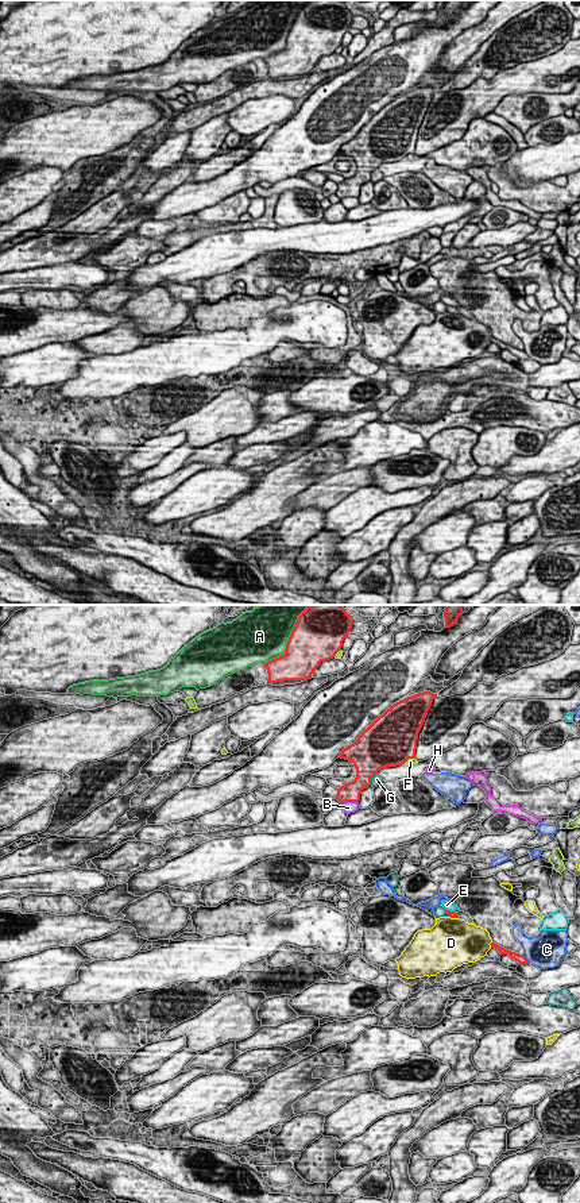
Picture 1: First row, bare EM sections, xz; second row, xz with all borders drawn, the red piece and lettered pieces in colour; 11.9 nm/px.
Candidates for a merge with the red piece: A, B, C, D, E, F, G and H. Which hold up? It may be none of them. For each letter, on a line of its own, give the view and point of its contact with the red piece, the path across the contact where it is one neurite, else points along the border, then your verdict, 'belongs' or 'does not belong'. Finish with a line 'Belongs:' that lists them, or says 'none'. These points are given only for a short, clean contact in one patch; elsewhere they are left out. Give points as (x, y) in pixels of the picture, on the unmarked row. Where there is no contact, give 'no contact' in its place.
A: xz (289, 33) | does not belong
B: xz (350, 196) | does not belong
C: xz (525, 353) | does not belong
D: xz (490, 339) | does not belong
E: xz (452, 307) | does not belong
F: xz (409, 153) | does not belong
G: xz (370, 174) | does not belong
H: xz (429, 161) | across xz (429, 159), (429, 161), (429, 165) | belongs
Belongs: H

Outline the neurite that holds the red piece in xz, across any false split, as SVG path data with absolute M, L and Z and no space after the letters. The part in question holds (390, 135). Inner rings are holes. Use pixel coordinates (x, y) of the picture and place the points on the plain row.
M424 86L394 99L372 116L353 139L340 147L339 153L352 157L356 163L355 176L337 184L336 194L341 200L344 197L359 197L361 186L371 181L371 173L378 169L379 165L402 161L409 154L415 154L418 128L436 92L437 89Z

